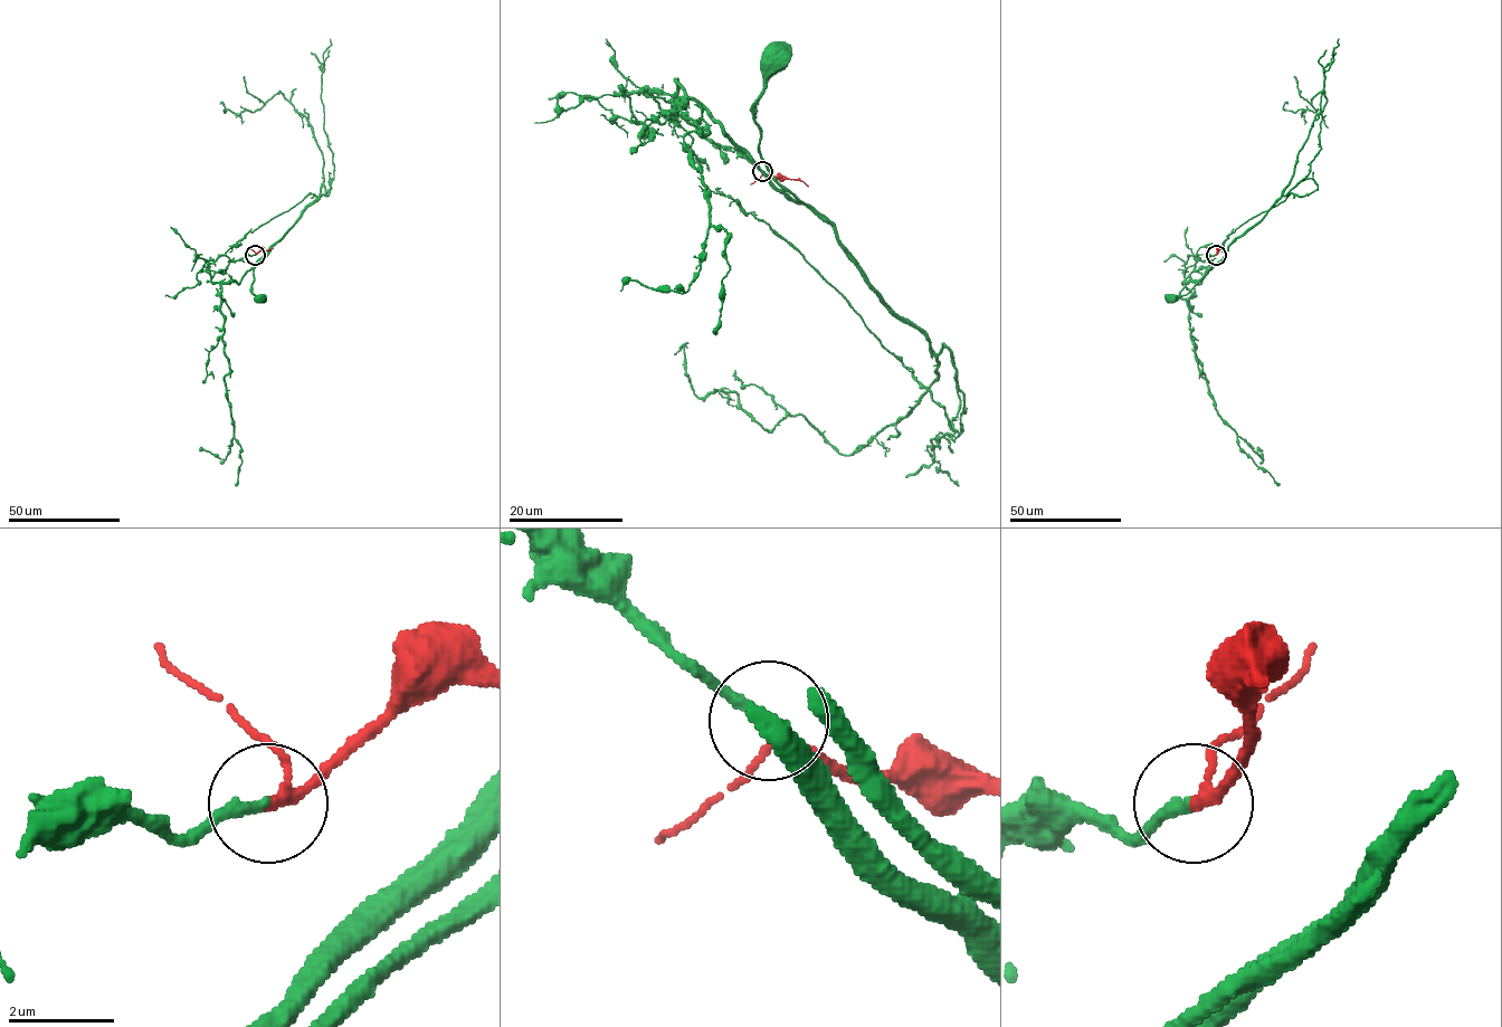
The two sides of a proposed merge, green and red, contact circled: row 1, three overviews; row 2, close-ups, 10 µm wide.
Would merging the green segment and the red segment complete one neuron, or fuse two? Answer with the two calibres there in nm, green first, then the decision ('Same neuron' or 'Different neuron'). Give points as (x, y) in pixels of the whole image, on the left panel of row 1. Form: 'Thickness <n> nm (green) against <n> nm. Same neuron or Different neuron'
Thickness 200 nm (green) against 160 nm. Same neuron

